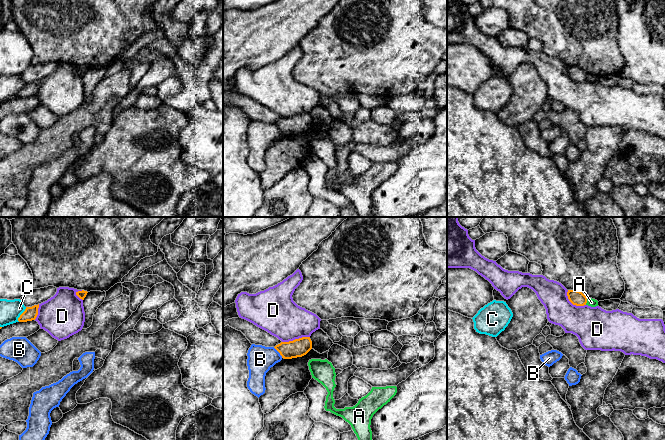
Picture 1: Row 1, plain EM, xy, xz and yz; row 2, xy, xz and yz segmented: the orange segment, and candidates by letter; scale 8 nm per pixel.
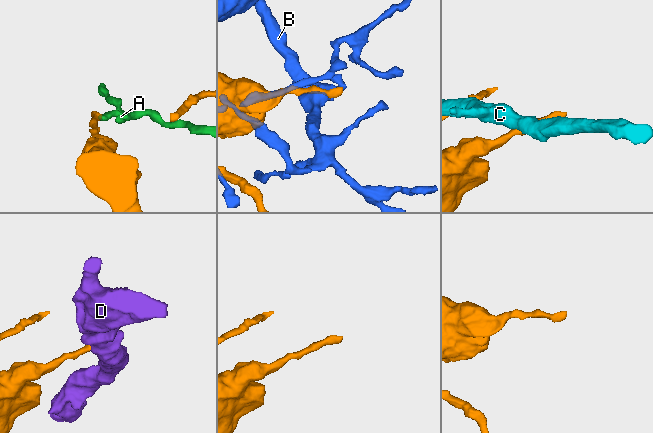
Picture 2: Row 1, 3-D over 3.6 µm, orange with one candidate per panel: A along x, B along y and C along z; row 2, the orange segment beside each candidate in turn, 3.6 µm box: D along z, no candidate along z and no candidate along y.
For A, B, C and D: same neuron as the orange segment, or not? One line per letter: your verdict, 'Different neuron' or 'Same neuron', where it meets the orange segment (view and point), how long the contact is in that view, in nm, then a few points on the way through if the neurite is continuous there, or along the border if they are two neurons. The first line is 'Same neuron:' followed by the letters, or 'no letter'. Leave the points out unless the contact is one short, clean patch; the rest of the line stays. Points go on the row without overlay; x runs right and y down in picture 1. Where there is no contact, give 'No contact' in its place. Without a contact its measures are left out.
Same neuron: no letter
A: Different neuron. Touches orange at yz (586, 77). Shared border 70 nm. Boundary: yz (587, 73), (585, 80)
B: Different neuron. Touches orange at xz (278, 127). Shared border 120 nm
C: Different neuron. Touches orange at xy (21, 90). Shared border 140 nm. Boundary: xy (26, 83), (18, 97)
D: Different neuron. Touches orange at xz (295, 115). Shared border 220 nm

